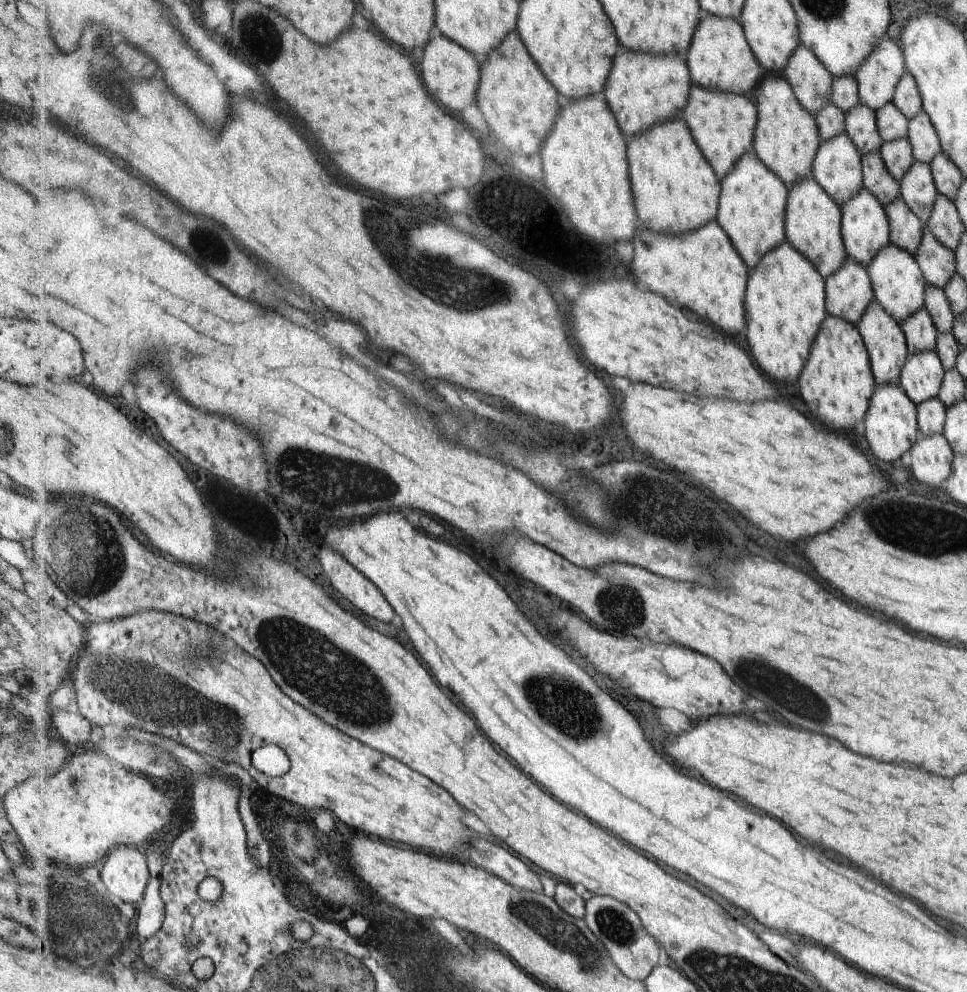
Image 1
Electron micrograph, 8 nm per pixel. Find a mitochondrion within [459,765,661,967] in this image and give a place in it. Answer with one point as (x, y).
(614, 924)

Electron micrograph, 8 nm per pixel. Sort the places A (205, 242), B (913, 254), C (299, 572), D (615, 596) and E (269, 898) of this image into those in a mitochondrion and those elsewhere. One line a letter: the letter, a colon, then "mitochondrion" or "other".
A: mitochondrion
B: other
C: other
D: mitochondrion
E: other

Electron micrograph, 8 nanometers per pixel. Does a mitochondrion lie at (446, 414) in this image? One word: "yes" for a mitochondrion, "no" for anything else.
yes

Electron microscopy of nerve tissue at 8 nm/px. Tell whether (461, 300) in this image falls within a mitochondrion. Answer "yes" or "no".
yes

